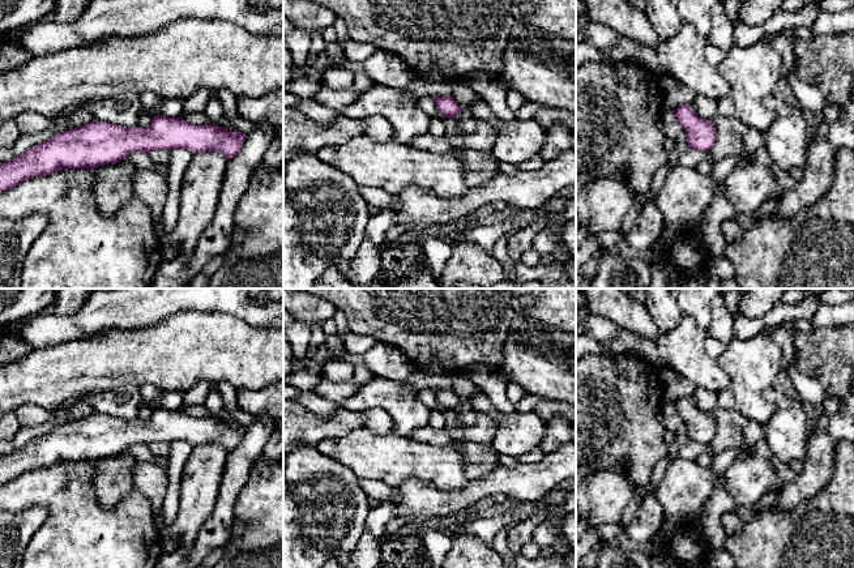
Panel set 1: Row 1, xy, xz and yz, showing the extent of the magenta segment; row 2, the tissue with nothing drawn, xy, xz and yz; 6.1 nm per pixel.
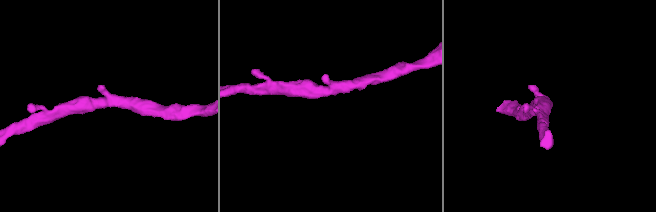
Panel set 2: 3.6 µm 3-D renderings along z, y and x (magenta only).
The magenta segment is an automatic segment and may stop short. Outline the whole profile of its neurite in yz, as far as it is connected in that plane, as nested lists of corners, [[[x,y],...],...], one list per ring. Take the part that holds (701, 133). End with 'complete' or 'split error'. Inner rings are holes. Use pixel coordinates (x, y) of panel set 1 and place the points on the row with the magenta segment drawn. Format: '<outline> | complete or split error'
[[[680,104],[675,111],[676,119],[686,131],[687,142],[691,149],[703,151],[712,150],[716,145],[716,127],[712,120],[701,119],[691,111],[687,104]]] | complete

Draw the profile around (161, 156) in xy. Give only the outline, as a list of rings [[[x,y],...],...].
[[[157,149],[157,150],[150,151],[149,155],[150,155],[150,158],[154,163],[167,165],[168,159],[170,159],[170,155],[171,155],[171,150]]]

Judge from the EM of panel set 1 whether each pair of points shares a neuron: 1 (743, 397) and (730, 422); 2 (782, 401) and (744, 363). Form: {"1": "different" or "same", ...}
{"1": "different", "2": "different"}

